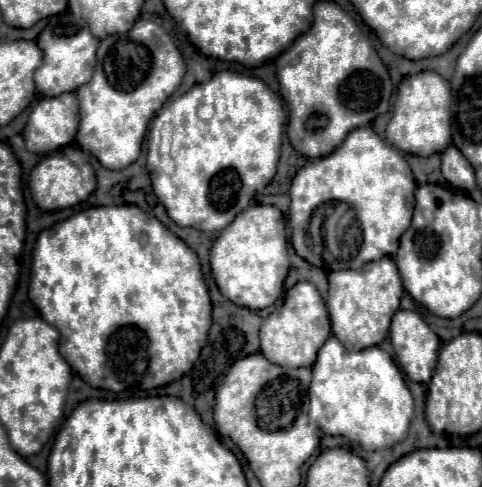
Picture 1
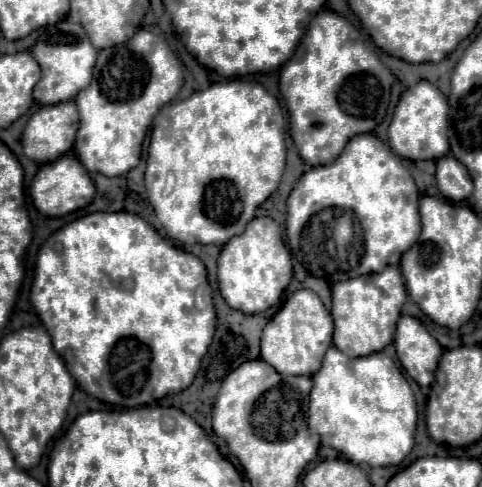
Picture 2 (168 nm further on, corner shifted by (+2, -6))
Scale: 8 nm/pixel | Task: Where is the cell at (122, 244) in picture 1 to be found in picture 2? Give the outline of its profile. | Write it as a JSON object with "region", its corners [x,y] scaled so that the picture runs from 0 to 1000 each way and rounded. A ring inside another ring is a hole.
{"region":[[[193,435],[193,439],[172,444],[172,448],[151,452],[147,460],[131,464],[131,468],[118,472],[114,480],[106,480],[106,485],[89,497],[89,505],[81,509],[81,522],[77,522],[77,550],[73,550],[73,575],[68,575],[68,587],[64,587],[64,591],[68,591],[68,595],[64,595],[64,624],[68,624],[68,632],[81,641],[81,649],[85,649],[89,665],[93,665],[93,674],[106,682],[106,690],[110,690],[110,710],[114,710],[118,727],[135,739],[135,747],[139,747],[147,772],[160,780],[164,797],[176,801],[180,809],[193,809],[197,817],[205,817],[205,821],[214,821],[214,825],[251,830],[251,834],[259,834],[259,838],[301,834],[301,830],[313,830],[313,825],[322,825],[322,821],[334,821],[334,817],[346,813],[346,809],[363,809],[363,805],[384,801],[384,797],[400,784],[400,776],[405,776],[405,768],[409,768],[409,760],[413,760],[413,752],[417,752],[417,739],[421,739],[421,731],[429,727],[429,715],[434,715],[434,706],[438,706],[438,698],[442,698],[442,686],[446,686],[446,637],[442,637],[442,620],[438,620],[438,608],[434,608],[434,591],[429,591],[429,575],[425,575],[425,546],[421,546],[421,538],[417,538],[409,526],[400,526],[400,522],[392,522],[392,517],[367,509],[367,505],[355,501],[351,493],[334,489],[330,476],[326,476],[309,456],[301,456],[293,444],[272,439],[272,435]],[[413,591],[429,591],[429,595],[425,595],[429,612],[421,612],[421,628],[417,628],[417,620],[413,620],[413,612],[409,612],[409,595],[413,595]]]}

